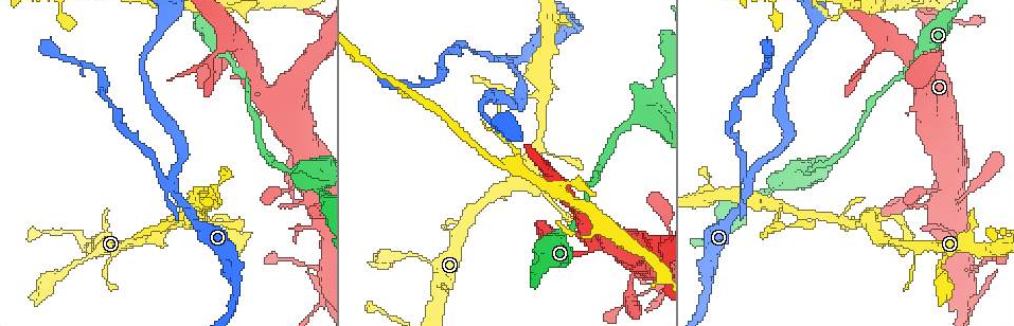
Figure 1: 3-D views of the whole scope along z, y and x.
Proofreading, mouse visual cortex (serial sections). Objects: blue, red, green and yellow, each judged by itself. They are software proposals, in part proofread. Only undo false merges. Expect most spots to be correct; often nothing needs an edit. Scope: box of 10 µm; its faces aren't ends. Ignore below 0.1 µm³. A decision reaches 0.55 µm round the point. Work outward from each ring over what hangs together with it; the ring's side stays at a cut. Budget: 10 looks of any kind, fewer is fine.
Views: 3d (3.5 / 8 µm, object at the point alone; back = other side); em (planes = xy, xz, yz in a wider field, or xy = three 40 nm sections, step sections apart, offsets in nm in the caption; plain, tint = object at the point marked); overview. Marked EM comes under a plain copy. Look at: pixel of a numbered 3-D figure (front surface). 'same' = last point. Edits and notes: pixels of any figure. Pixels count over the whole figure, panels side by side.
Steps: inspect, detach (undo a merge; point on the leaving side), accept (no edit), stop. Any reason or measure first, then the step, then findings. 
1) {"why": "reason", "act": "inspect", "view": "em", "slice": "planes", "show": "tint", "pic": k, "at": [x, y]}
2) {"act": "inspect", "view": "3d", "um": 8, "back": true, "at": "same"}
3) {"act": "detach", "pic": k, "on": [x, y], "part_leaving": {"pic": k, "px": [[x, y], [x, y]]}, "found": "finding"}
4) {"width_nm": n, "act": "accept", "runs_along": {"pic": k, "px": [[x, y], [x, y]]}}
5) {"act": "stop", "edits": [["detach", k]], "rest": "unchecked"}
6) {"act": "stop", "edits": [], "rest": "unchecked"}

{"why": "branch point", "act": "inspect", "view": "3d", "um": 3.5, "pic": 1, "at": [174, 185]}

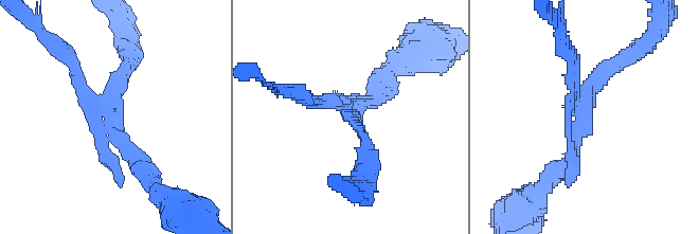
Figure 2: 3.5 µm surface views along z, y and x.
{"why": "now the EM", "act": "inspect", "view": "em", "slice": "xy", "step": 2, "show": "tint", "pic": 2, "at": [589, 117]}

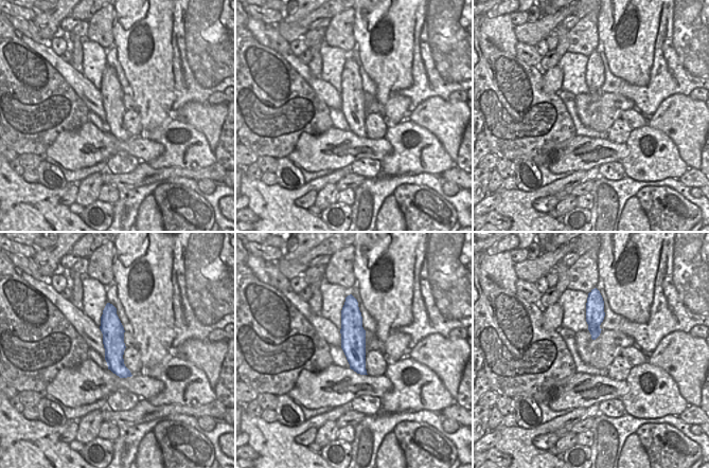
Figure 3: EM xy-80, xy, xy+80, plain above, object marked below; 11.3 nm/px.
{"width_nm": 280, "act": "detach", "pic": 2, "on": [73, 73], "part_leaving": {"pic": 2, "px": [[103, 108], [37, 28]]}, "found": "a second cell is stuck on"}

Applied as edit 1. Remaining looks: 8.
{"why": "calibre changes", "act": "inspect", "view": "3d", "um": 3.5, "pic": 1, "at": [650, 110]}

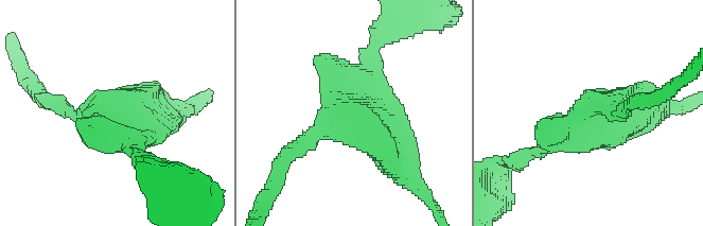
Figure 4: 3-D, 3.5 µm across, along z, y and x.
{"why": "now the EM", "act": "inspect", "view": "em", "slice": "xy", "step": 1, "show": "tint", "pic": 4, "at": [593, 110]}

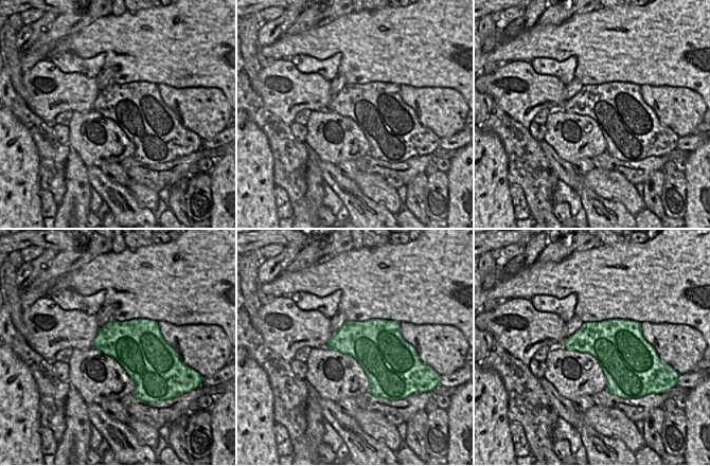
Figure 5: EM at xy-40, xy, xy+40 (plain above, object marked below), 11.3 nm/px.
{"why": "cut it another way", "act": "inspect", "view": "em", "slice": "planes", "show": "tint", "at": "same"}

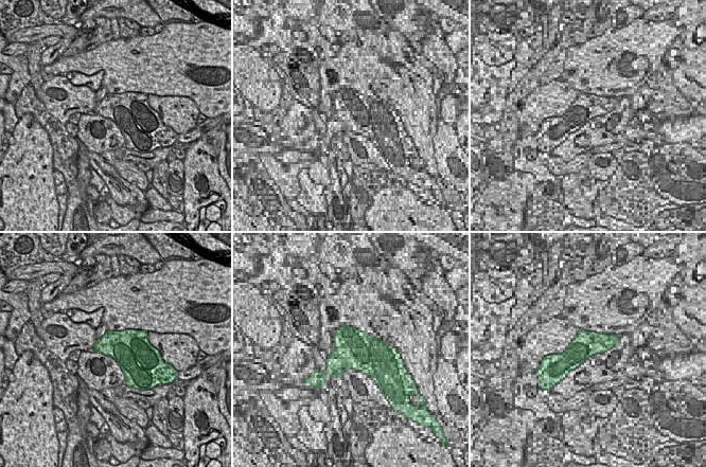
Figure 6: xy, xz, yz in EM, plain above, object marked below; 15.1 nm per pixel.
{"act": "accept", "runs_along": {"pic": 4, "px": [[301, 146], [359, 114], [369, 62]]}, "found": "all the same cell"}

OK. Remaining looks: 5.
{"why": "thick turns thin", "act": "inspect", "view": "3d", "um": 3.5, "pic": 1, "at": [234, 230]}

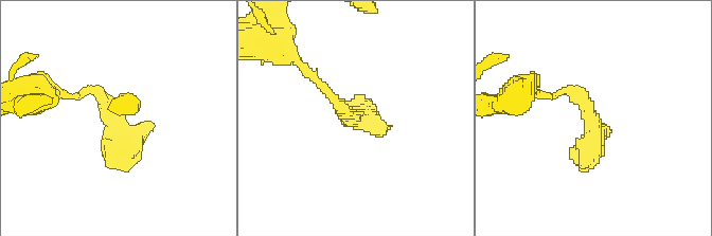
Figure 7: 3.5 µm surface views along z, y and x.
{"why": "now the EM", "act": "inspect", "view": "em", "slice": "xy", "step": 1, "show": "tint", "pic": 7, "at": [111, 125]}

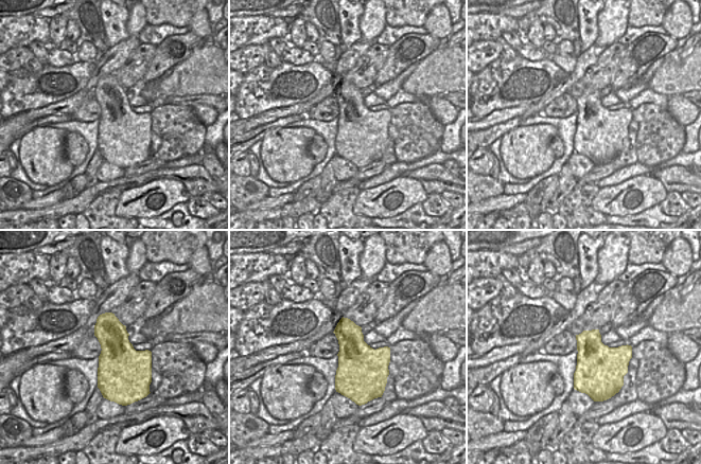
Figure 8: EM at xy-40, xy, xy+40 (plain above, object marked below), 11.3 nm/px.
{"act": "accept", "runs_along": {"pic": 7, "px": [[78, 96], [101, 96], [130, 168]]}, "found": "all the same cell"}

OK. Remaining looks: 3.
{"why": "abrupt turn", "act": "inspect", "view": "3d", "um": 8, "pic": 1, "at": [252, 66]}

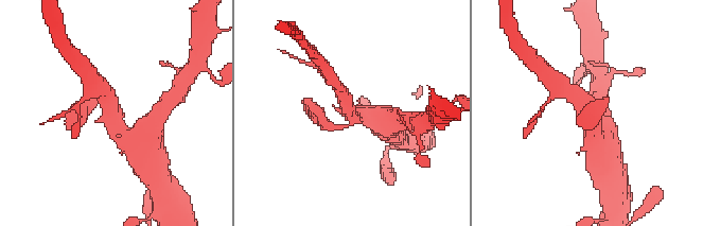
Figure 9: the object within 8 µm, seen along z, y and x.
{"why": "need the tissue", "act": "inspect", "view": "em", "slice": "xy", "step": 5, "show": "tint", "at": "same"}

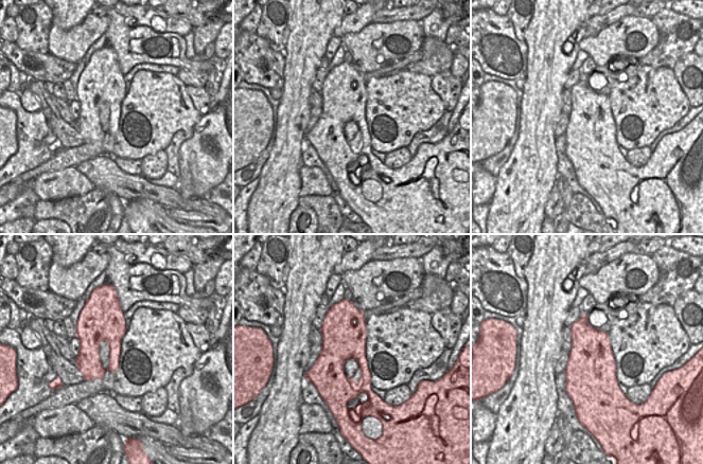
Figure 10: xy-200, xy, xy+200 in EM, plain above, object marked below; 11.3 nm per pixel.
{"act": "accept", "runs_along": {"pic": 9, "px": [[132, 136], [118, 123], [105, 92]]}, "found": "all the same cell"}

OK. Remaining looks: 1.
{"act": "stop", "edits": [["detach", 2]], "rest": "unchecked"}

